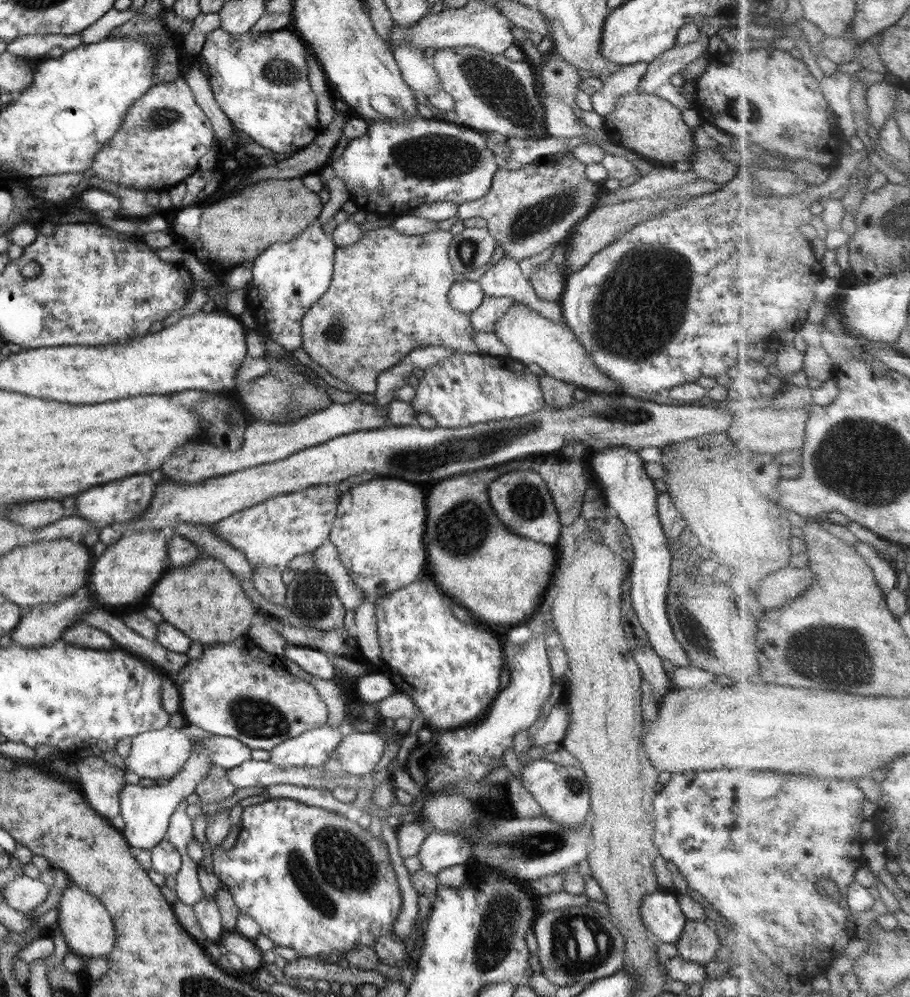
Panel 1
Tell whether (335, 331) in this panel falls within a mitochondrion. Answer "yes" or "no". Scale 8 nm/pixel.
yes

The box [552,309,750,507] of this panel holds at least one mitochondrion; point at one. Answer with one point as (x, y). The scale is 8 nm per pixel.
(637, 415)

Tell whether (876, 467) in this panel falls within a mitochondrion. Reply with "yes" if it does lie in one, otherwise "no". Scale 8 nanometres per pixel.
yes

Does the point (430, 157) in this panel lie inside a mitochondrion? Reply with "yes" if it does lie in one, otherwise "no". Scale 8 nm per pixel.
yes

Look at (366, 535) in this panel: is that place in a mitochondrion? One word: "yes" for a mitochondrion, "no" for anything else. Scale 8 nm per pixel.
no

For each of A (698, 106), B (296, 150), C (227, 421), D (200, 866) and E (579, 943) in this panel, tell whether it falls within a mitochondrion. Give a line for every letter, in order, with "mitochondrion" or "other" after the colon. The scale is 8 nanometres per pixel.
A: other
B: other
C: mitochondrion
D: other
E: mitochondrion

